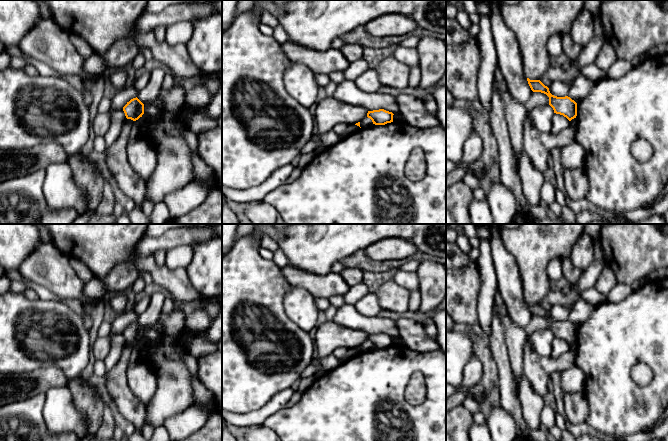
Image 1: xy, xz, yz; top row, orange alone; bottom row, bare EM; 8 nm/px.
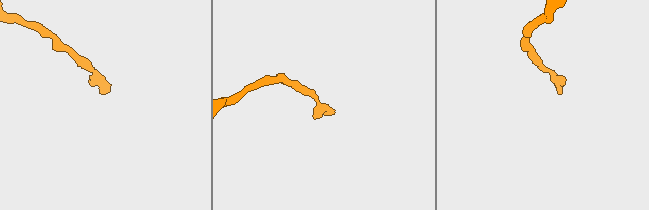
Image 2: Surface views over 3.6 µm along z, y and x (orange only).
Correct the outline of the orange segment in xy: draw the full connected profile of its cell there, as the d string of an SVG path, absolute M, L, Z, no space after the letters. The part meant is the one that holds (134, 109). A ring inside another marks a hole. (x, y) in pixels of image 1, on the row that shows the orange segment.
M136 97L127 102L123 111L127 119L136 121L144 114L144 104Z

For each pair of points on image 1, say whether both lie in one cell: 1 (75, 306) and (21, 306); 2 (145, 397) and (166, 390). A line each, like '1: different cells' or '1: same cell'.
1: different cells
2: different cells

